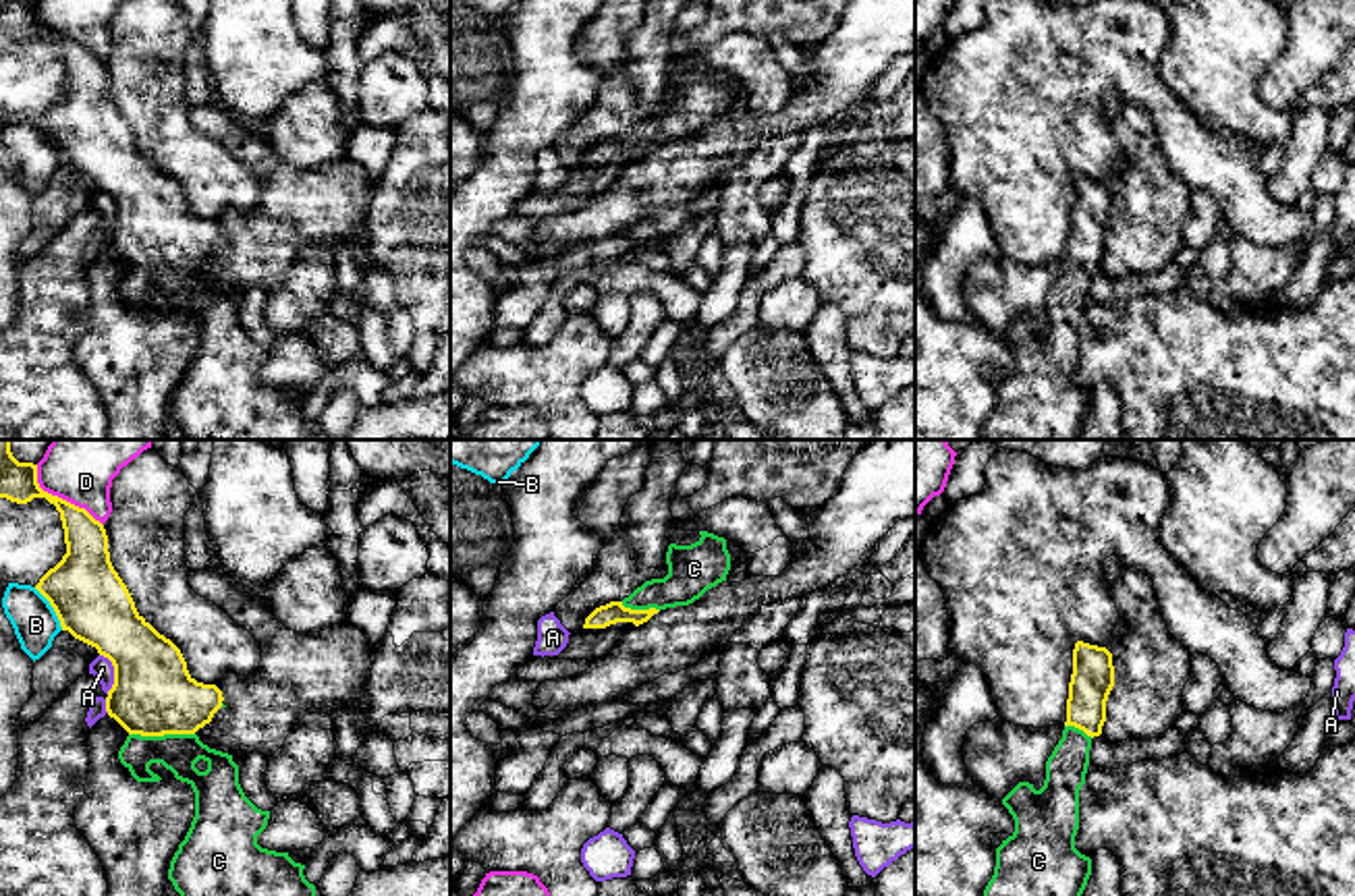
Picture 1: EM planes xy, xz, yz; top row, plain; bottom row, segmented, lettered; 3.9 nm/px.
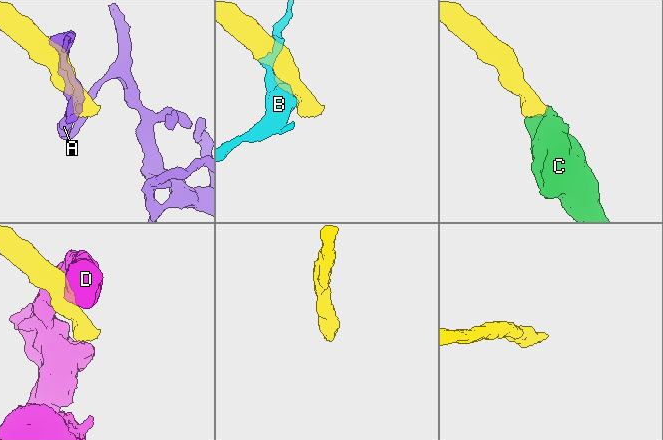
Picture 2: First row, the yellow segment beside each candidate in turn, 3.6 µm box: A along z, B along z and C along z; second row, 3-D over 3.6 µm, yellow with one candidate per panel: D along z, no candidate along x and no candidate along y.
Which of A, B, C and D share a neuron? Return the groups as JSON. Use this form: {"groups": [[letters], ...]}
{"groups": [["A"], ["B"], ["C"], ["D"]]}

